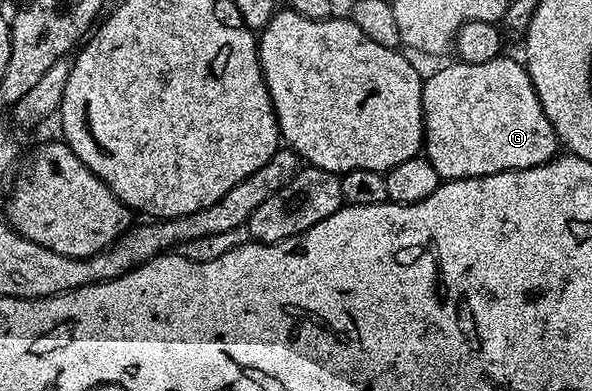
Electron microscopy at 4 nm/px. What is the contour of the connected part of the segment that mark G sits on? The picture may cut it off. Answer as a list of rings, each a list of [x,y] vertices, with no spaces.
[[[498,56],[483,64],[465,63],[460,60],[453,61],[452,66],[443,66],[436,74],[427,74],[423,83],[423,149],[422,153],[437,168],[440,179],[476,178],[477,176],[489,176],[497,172],[509,172],[510,170],[524,170],[540,166],[550,162],[560,153],[561,143],[555,135],[553,124],[549,124],[549,116],[545,116],[545,108],[533,88],[533,80],[527,75],[526,65],[522,61],[514,62],[506,56]]]

